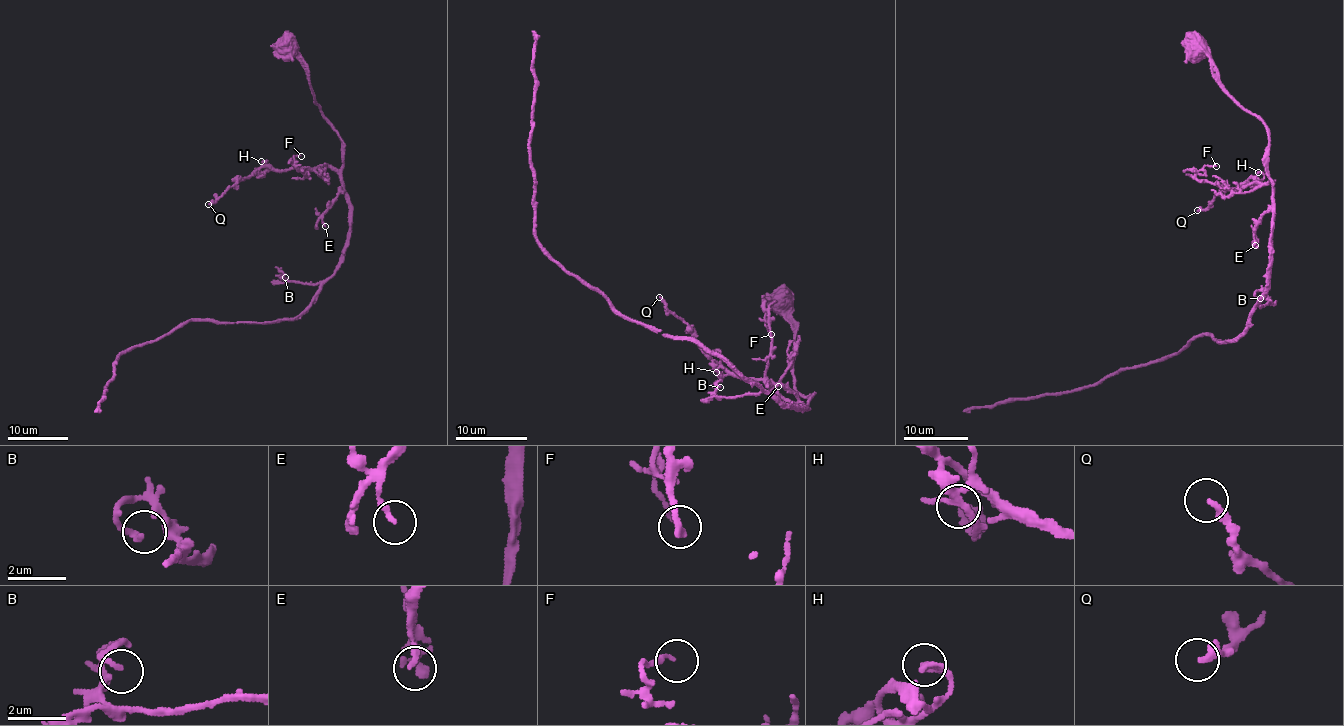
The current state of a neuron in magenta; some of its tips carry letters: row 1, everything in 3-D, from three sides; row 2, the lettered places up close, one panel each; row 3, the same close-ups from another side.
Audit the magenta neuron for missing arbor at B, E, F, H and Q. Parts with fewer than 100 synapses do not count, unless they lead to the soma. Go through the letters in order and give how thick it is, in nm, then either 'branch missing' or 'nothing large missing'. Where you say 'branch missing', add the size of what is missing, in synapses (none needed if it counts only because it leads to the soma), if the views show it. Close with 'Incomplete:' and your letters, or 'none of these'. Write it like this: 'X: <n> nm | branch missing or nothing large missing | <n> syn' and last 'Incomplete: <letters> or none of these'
B: 240 nm | nothing large missing
E: 200 nm | nothing large missing
F: 130 nm | nothing large missing
H: 300 nm | nothing large missing
Q: 280 nm | nothing large missing
Incomplete: none of these

